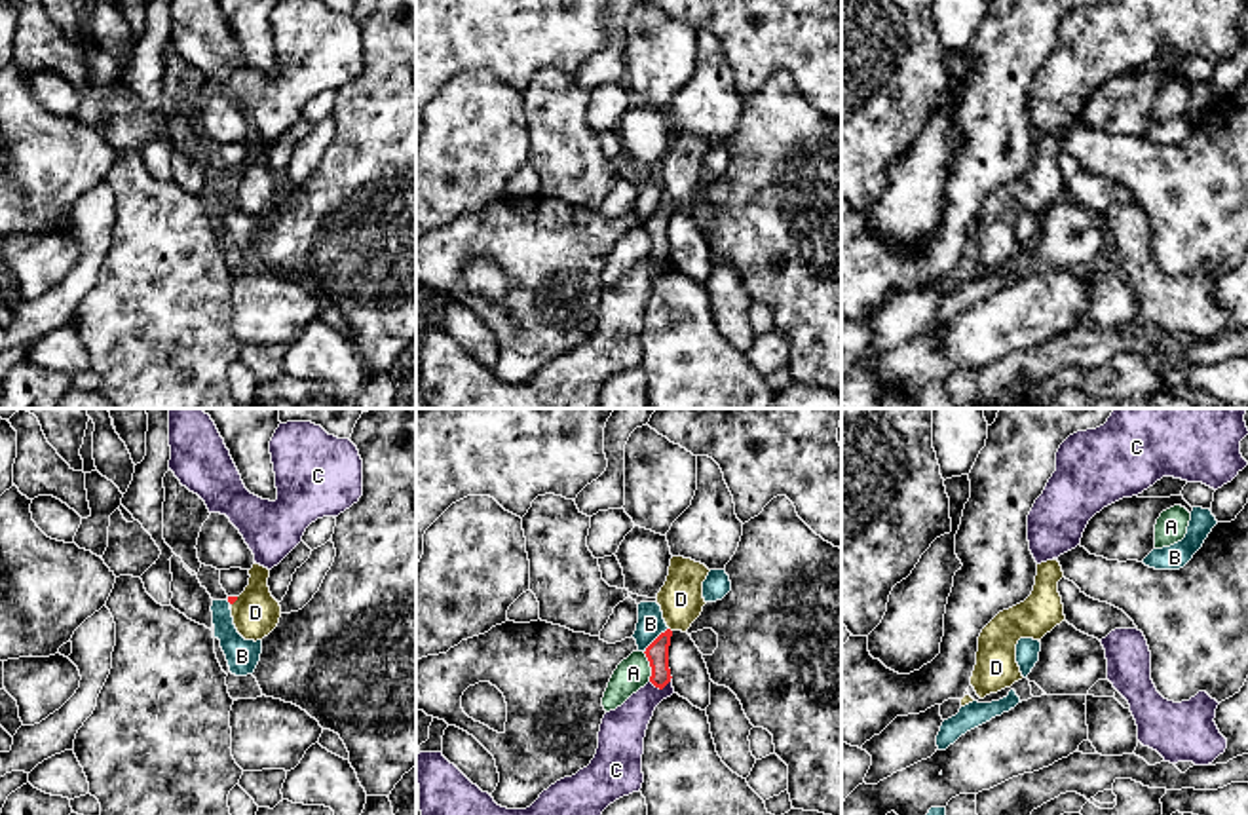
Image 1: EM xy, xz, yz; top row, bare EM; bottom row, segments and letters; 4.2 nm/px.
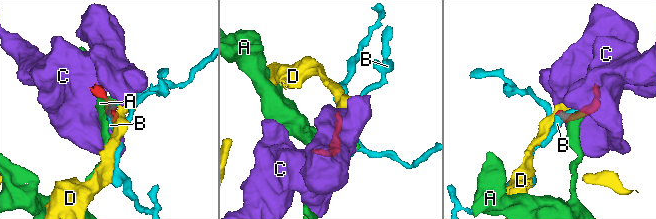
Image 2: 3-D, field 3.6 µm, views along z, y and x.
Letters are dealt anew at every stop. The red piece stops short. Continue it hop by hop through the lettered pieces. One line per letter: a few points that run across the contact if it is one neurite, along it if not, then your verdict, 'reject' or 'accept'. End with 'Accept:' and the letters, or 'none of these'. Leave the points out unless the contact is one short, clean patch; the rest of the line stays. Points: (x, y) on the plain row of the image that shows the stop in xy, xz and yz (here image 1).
A: reject
B: reject
C: reject
D: line xy (238, 171), (232, 179); reject
Accept: none of these

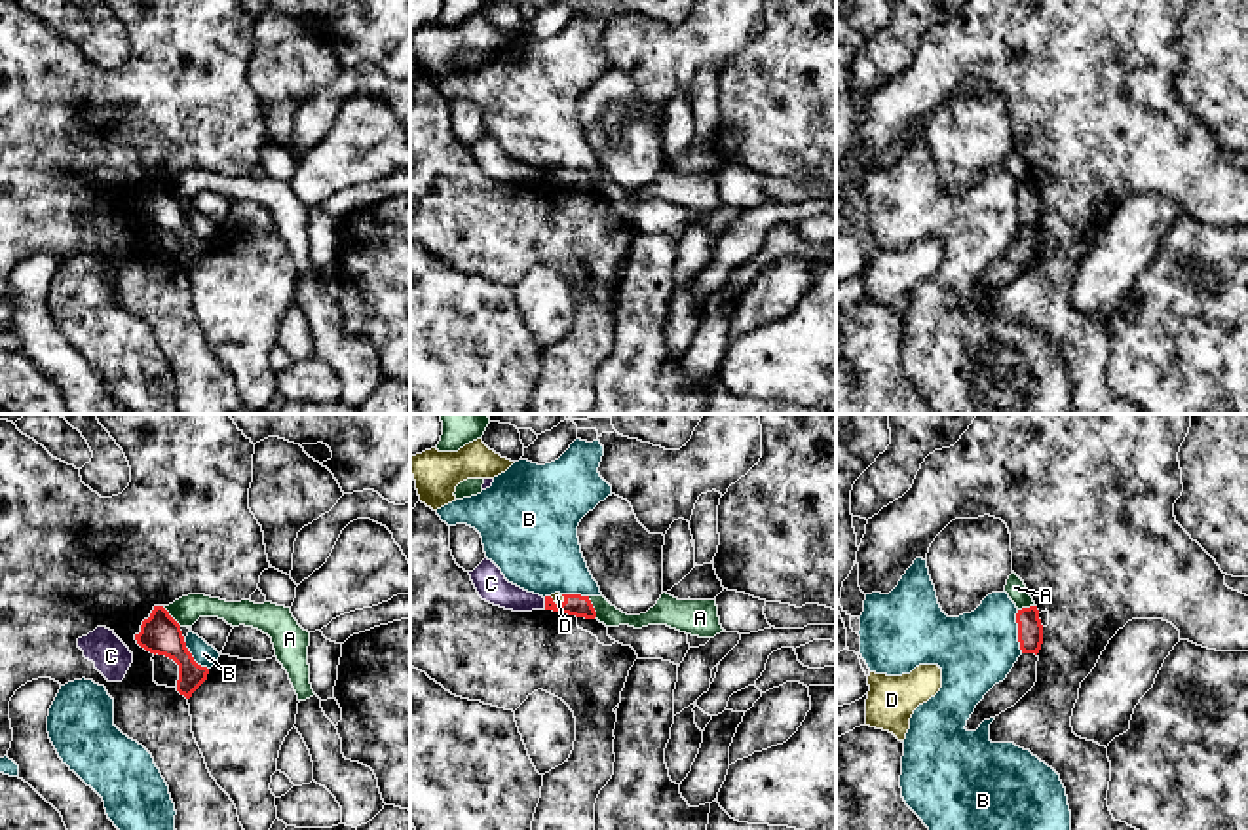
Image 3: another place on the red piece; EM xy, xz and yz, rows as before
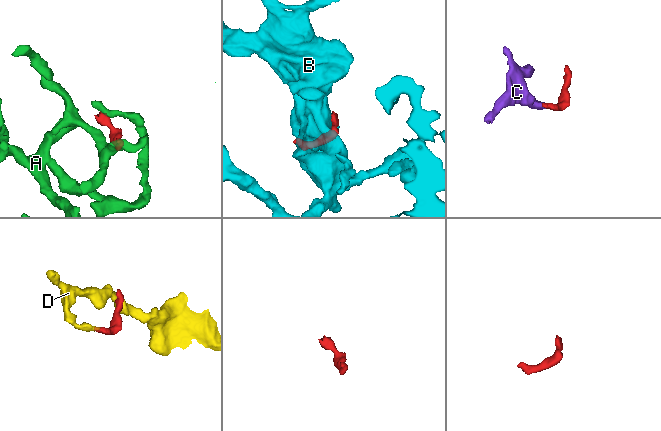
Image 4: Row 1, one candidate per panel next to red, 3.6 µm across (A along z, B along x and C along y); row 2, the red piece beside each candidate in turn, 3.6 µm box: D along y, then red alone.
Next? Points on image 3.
A: line xy (162, 181), (181, 200); reject
B: line yz (1017, 185), (1017, 215), (1022, 226); reject
C: line xz (544, 173), (546, 181); reject
D: line xz (574, 179), (557, 179), (557, 171); accept
Accept: D

